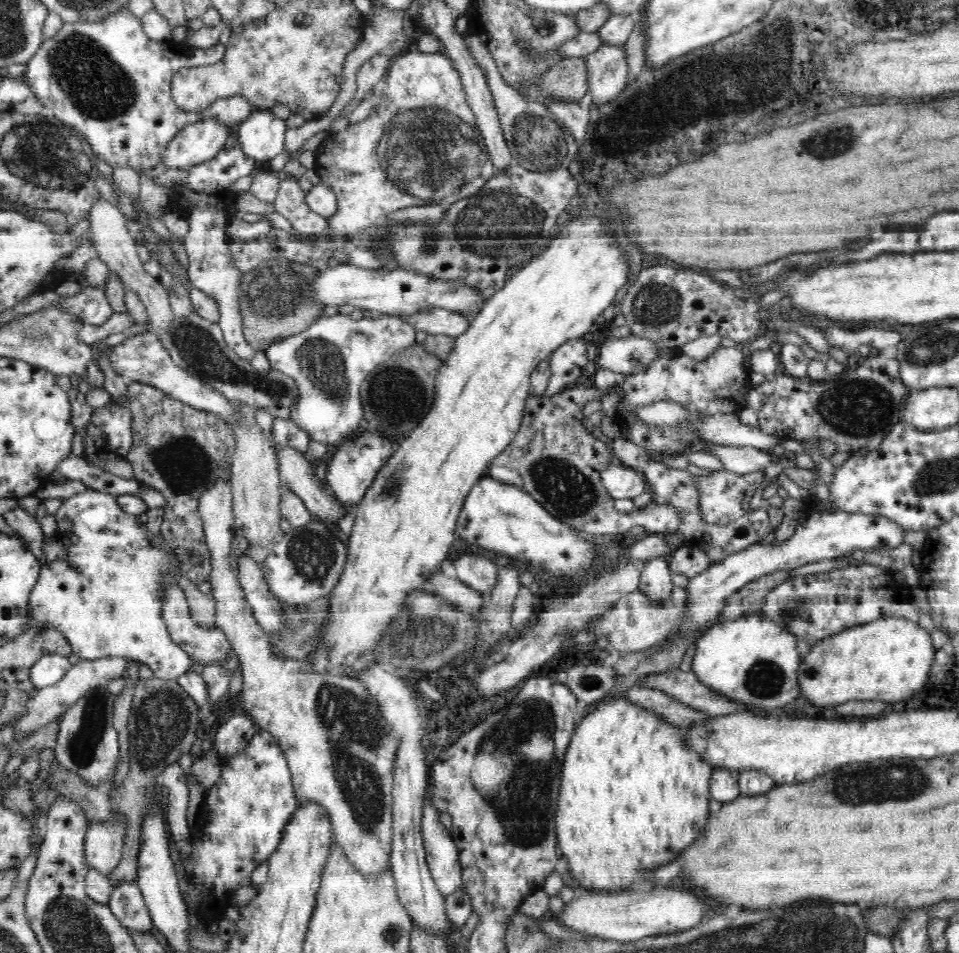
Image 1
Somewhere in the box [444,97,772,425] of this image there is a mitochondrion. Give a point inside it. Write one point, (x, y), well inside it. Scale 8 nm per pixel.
(537, 139)

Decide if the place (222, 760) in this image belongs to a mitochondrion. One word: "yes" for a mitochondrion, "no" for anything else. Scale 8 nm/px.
no

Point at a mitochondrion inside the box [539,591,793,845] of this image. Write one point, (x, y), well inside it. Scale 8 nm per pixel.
(764, 678)

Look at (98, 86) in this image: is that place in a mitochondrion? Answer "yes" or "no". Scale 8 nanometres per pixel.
yes

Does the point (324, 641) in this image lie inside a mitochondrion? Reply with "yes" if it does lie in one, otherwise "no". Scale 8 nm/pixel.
no

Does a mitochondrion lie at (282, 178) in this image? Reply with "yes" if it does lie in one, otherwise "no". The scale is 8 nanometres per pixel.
no

